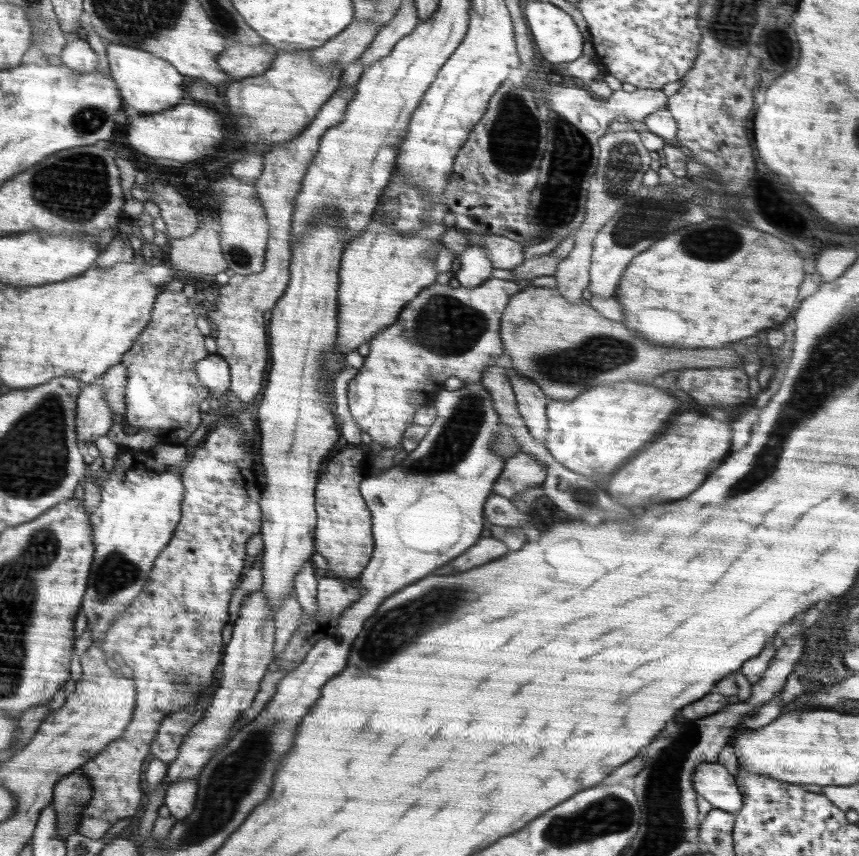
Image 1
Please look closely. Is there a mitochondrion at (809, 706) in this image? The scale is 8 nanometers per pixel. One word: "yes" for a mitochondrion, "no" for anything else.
no

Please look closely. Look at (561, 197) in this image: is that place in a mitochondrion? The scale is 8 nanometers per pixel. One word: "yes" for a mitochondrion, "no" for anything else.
yes

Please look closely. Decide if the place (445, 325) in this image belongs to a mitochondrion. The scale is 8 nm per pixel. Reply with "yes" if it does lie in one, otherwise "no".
yes

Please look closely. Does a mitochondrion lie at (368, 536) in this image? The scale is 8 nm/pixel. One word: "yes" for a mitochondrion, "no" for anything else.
no

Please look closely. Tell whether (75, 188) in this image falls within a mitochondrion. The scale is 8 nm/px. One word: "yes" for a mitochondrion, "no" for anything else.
yes

